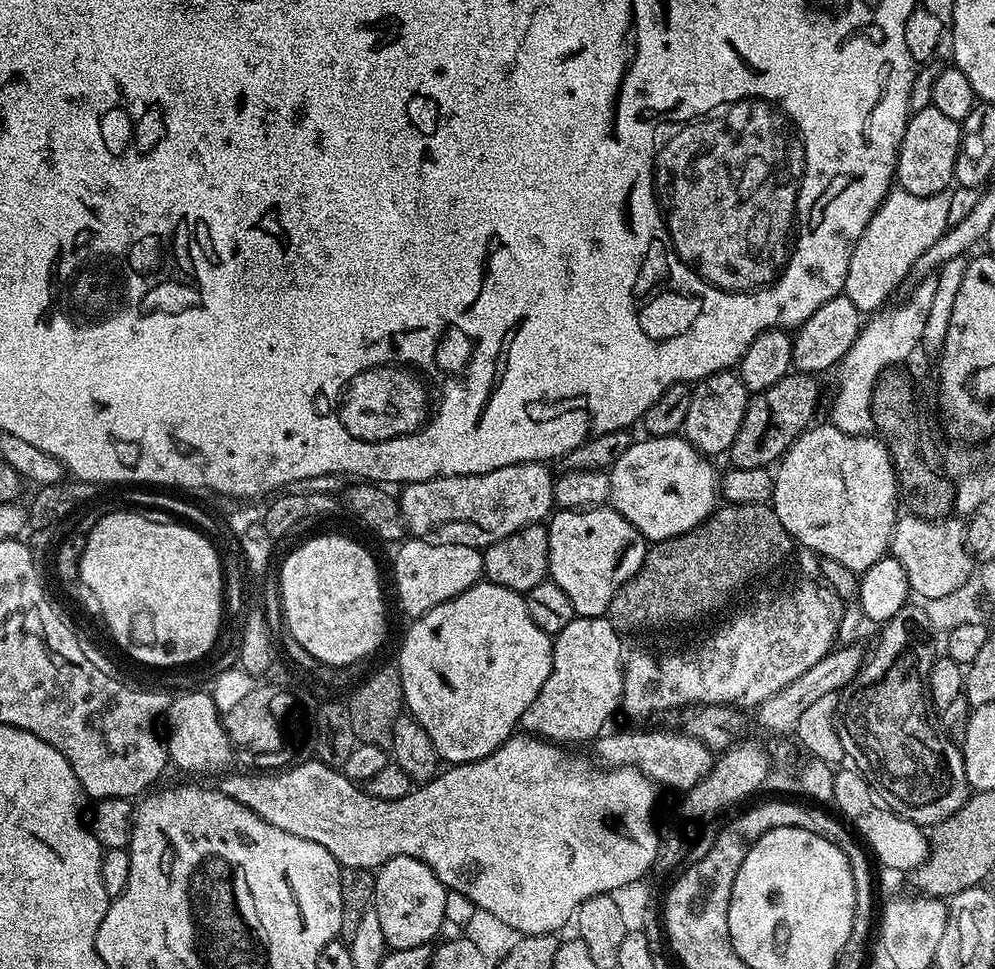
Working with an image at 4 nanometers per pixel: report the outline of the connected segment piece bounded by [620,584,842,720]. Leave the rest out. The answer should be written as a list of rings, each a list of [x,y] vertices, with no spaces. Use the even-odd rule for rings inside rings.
[[[800,584],[793,592],[780,592],[773,600],[764,600],[761,604],[756,604],[753,608],[748,608],[745,612],[737,614],[733,620],[728,620],[713,636],[705,638],[701,644],[696,644],[693,648],[688,648],[685,652],[672,652],[669,656],[651,656],[648,652],[636,652],[627,657],[624,661],[624,696],[620,700],[620,708],[632,720],[648,720],[655,712],[664,712],[667,708],[683,709],[685,706],[694,704],[730,704],[733,706],[745,706],[744,704],[752,704],[758,706],[766,698],[770,698],[774,694],[778,694],[778,690],[782,690],[786,686],[790,686],[790,682],[794,682],[794,678],[802,678],[802,674],[806,674],[806,670],[810,670],[810,666],[815,666],[817,662],[822,662],[822,658],[828,652],[831,652],[837,643],[837,632],[840,628],[840,618],[842,613],[842,603],[828,588],[819,588],[816,584]]]

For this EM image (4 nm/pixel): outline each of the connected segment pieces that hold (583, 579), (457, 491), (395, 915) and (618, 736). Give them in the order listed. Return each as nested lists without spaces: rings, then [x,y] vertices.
[[[611,506],[556,510],[551,513],[546,527],[550,538],[550,562],[548,563],[550,579],[558,586],[562,586],[577,616],[604,616],[620,587],[628,579],[634,578],[644,564],[650,547],[649,541],[645,540],[644,535]]]
[[[544,462],[515,464],[490,470],[481,476],[436,476],[417,484],[405,484],[399,489],[398,499],[407,531],[415,539],[435,544],[457,544],[481,550],[494,542],[514,534],[531,524],[549,519],[556,499],[554,498],[554,472]]]
[[[395,856],[380,865],[375,878],[374,910],[378,914],[378,923],[382,925],[382,934],[386,934],[389,949],[431,945],[440,927],[445,927],[449,894],[444,884],[438,882],[434,870],[413,856]]]
[[[652,728],[649,732],[612,732],[605,731],[596,737],[594,747],[596,747],[596,756],[605,769],[609,768],[637,768],[647,780],[651,780],[657,786],[665,784],[668,788],[680,788],[687,790],[693,788],[700,779],[708,775],[708,772],[714,763],[714,753],[712,749],[707,748],[698,738],[687,736],[684,732],[673,730],[667,732],[664,728]]]

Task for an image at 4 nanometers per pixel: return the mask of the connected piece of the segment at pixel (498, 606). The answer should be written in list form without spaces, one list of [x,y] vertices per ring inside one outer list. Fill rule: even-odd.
[[[487,582],[434,606],[409,624],[398,663],[407,711],[430,734],[441,761],[455,766],[486,758],[517,731],[522,714],[538,698],[538,690],[552,669],[553,637],[530,618],[521,593]]]

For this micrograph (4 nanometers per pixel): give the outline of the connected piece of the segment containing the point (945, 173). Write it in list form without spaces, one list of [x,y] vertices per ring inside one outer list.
[[[934,107],[912,112],[908,118],[906,134],[902,134],[900,153],[896,163],[895,183],[902,191],[914,195],[934,195],[953,187],[954,166],[960,153],[961,121],[946,118],[942,110]]]

